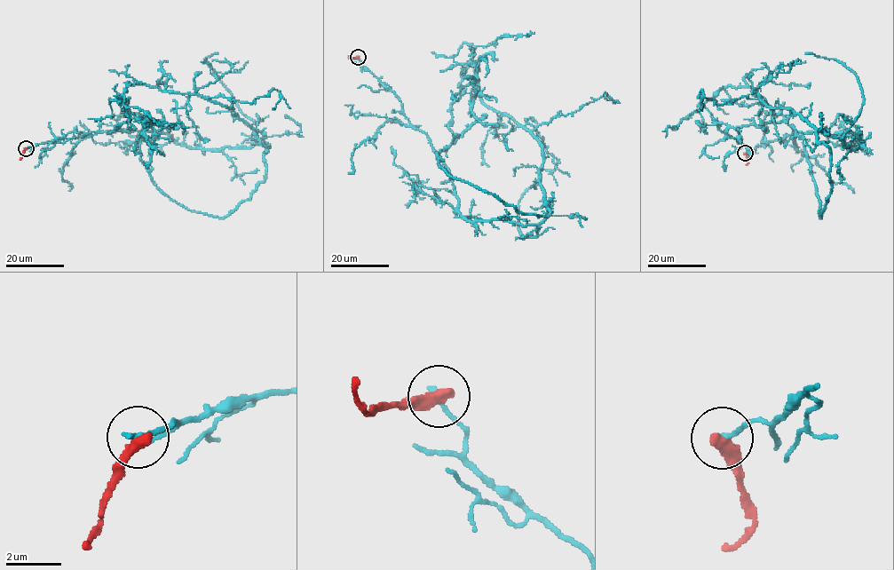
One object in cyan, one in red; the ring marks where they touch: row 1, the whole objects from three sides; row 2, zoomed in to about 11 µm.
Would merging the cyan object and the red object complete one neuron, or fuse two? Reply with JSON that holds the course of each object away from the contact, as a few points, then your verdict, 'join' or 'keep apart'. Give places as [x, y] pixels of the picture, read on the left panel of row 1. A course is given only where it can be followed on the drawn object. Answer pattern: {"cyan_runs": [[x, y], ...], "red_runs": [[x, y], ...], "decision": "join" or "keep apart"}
{"cyan_runs": [[25, 148], [268, 146], [223, 217], [157, 187], [146, 119], [162, 154]], "red_runs": [[26, 148], [20, 160]], "decision": "keep apart"}

